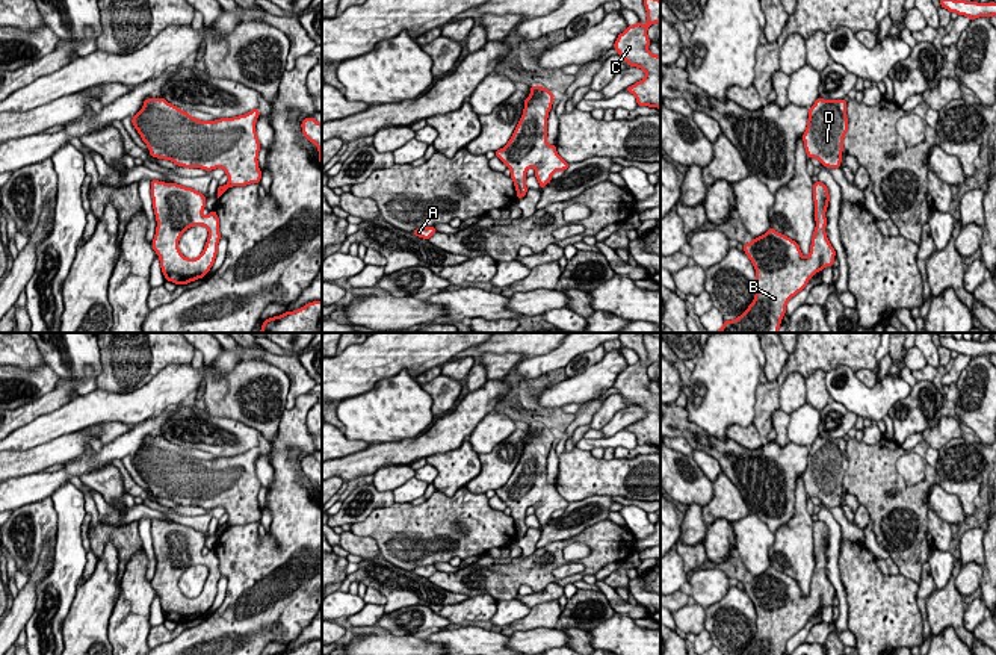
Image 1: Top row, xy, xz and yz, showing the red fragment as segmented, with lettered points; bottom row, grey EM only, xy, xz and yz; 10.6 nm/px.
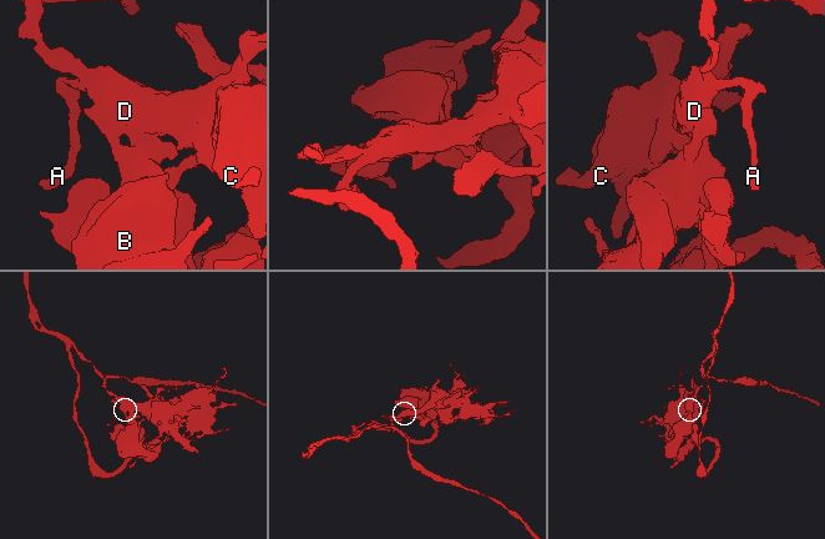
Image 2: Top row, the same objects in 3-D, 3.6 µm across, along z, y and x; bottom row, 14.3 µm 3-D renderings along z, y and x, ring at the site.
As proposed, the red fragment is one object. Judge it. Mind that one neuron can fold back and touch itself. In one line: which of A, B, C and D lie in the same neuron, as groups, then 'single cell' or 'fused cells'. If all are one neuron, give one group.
A B C D; single cell

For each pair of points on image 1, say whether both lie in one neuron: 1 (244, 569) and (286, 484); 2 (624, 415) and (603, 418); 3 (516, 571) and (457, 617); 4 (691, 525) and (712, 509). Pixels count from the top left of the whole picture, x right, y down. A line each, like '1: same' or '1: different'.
1: same
2: different
3: different
4: different

